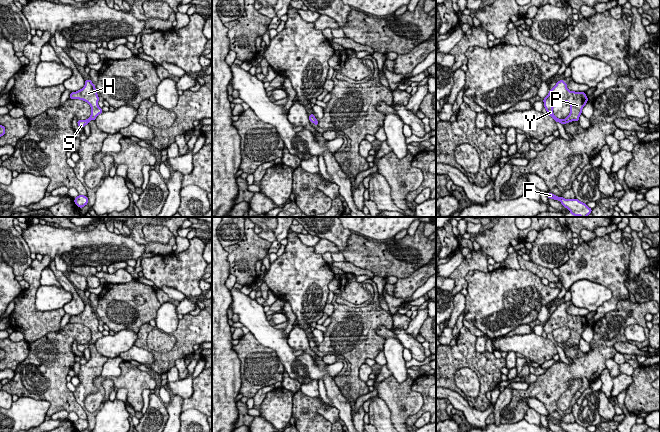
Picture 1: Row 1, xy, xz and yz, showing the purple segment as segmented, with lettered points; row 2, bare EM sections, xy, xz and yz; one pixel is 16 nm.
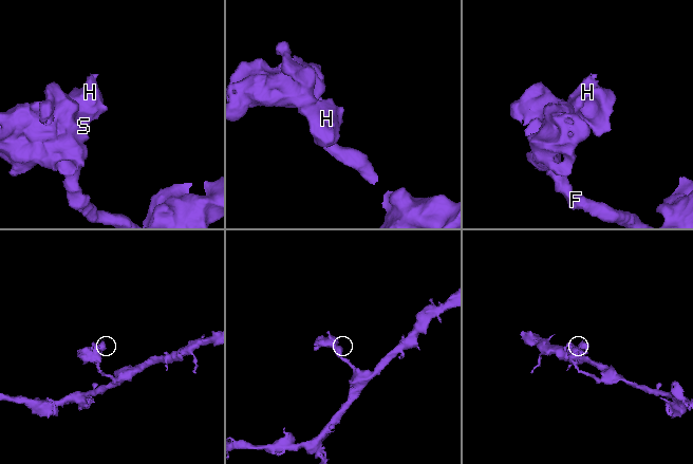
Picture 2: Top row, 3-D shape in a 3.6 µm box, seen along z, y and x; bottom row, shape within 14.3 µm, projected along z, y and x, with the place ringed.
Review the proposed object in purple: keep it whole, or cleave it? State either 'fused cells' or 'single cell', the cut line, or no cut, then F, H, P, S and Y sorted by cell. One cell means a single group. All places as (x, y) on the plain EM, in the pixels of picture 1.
single cell; cut none; groups F H P S Y

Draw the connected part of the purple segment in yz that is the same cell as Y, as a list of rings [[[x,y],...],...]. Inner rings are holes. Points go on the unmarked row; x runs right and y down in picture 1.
[[[564,303],[558,305],[556,310],[553,311],[549,318],[543,323],[544,332],[547,338],[551,340],[555,346],[559,346],[562,349],[576,345],[578,346],[582,333],[588,326],[586,317],[575,316],[567,313],[567,308],[563,306]],[[562,326],[568,326],[570,328],[570,337],[565,343],[558,343],[553,337],[553,331]]]

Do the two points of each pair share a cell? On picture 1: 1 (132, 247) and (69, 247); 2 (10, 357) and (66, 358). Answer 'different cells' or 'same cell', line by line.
1: same cell
2: different cells

